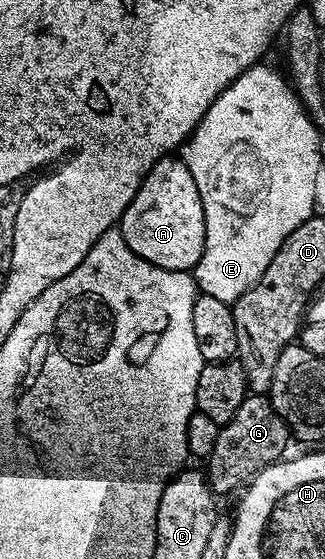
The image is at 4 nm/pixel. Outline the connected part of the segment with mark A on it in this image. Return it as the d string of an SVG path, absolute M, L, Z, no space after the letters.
M165 157L149 169L148 176L144 178L135 197L121 215L118 229L124 235L126 245L130 245L132 252L156 267L185 273L193 270L203 253L204 215L198 185L194 185L194 177L190 169L186 169L183 158Z

